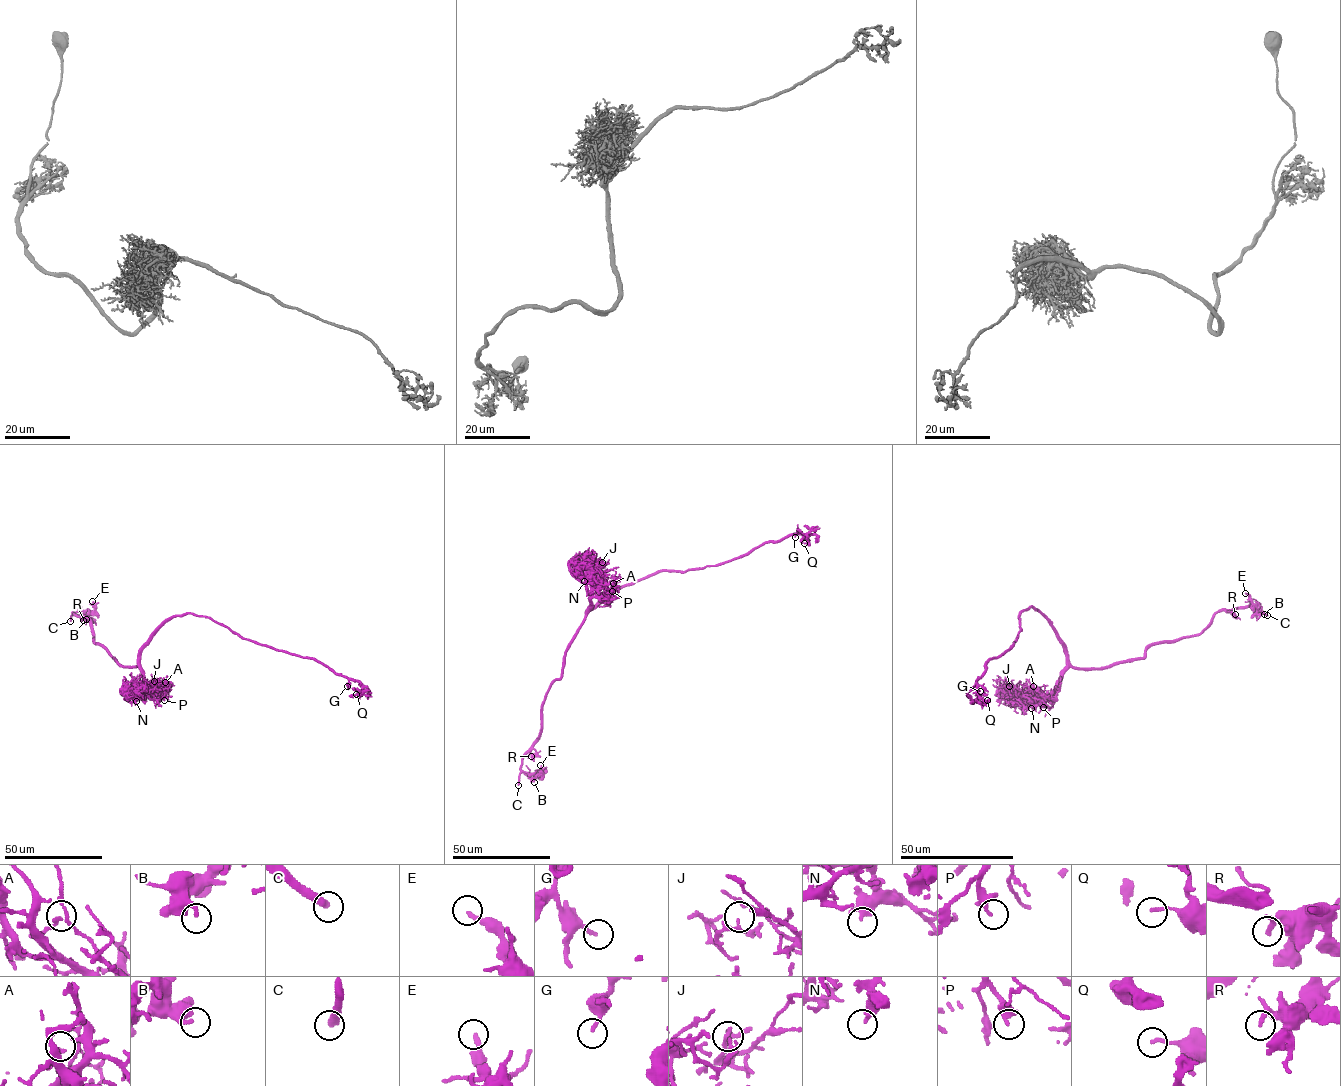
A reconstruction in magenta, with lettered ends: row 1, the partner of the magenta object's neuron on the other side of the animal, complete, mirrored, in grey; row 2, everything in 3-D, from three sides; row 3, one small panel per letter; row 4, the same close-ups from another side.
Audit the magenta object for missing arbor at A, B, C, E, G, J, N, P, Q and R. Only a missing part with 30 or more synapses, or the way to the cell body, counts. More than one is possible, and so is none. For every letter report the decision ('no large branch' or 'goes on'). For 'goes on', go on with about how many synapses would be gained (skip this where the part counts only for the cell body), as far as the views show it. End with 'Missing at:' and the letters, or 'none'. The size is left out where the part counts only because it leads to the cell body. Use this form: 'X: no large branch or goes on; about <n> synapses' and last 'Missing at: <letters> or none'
A: no large branch
B: no large branch
C: no large branch
E: no large branch
G: no large branch
J: no large branch
N: goes on; about 30 synapses
P: no large branch
Q: no large branch
R: no large branch
Missing at: N

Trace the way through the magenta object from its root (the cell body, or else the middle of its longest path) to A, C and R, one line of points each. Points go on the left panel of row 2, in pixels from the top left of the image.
A: (156, 631), (141, 653), (142, 691), (147, 694), (158, 693), (165, 682)
C: (156, 631), (142, 650), (138, 664), (122, 666), (94, 641), (91, 622), (87, 617), (72, 613), (70, 621)
R: (156, 631), (142, 650), (138, 664), (122, 666), (94, 641), (91, 622), (85, 616), (88, 617), (83, 620)

